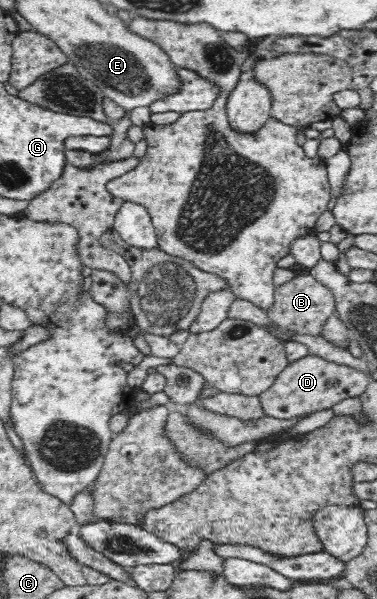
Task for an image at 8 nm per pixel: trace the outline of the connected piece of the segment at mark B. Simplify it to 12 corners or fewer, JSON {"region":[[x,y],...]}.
{"region":[[311,274],[276,286],[265,310],[281,343],[325,337],[335,298]]}

